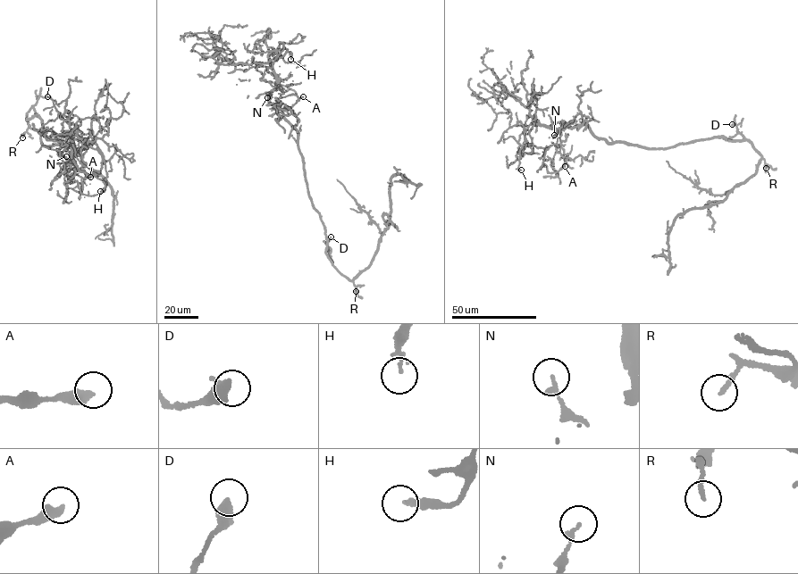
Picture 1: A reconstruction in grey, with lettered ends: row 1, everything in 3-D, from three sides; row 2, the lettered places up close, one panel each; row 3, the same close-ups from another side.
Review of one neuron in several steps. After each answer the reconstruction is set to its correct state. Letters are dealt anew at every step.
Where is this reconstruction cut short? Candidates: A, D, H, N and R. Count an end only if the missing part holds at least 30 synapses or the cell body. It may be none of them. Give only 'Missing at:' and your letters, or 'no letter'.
Missing at: no letter

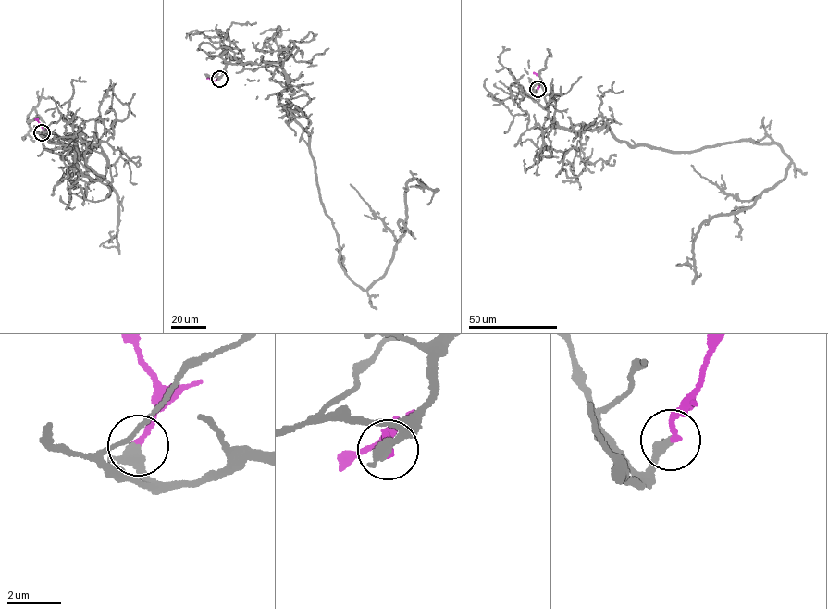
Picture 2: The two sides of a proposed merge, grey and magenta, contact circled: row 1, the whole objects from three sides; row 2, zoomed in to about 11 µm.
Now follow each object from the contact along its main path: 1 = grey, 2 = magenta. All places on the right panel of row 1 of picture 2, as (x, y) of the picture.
1: (537, 90), (576, 135), (780, 147), (784, 179), (701, 225), (700, 273)
2: (537, 90), (541, 80), (534, 72)

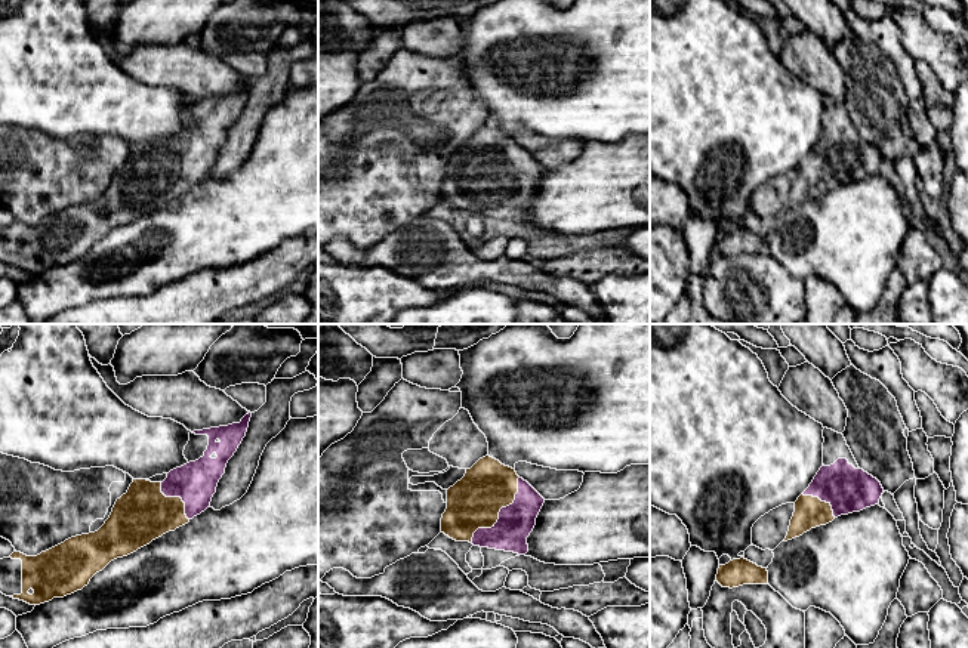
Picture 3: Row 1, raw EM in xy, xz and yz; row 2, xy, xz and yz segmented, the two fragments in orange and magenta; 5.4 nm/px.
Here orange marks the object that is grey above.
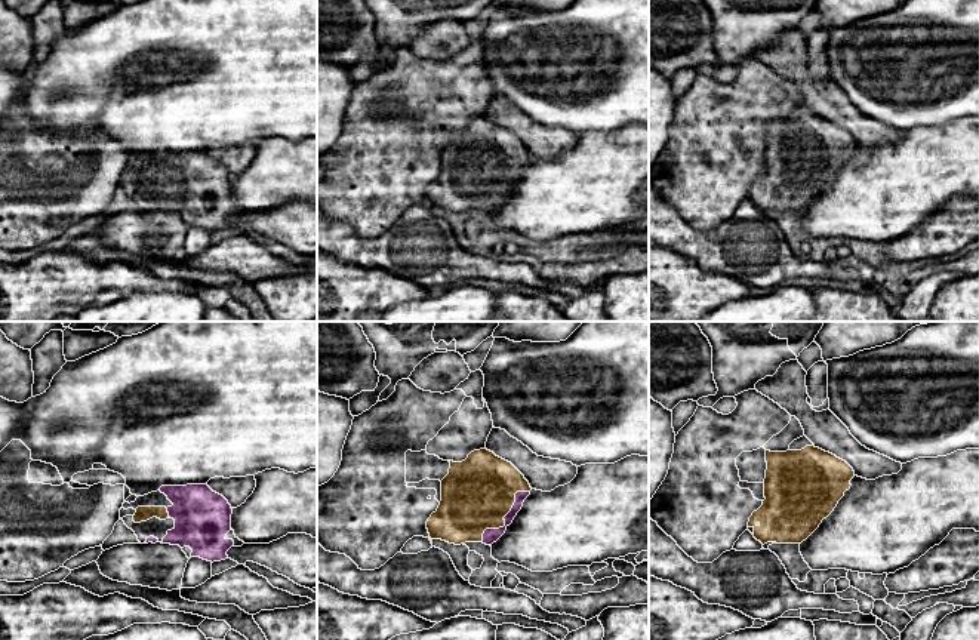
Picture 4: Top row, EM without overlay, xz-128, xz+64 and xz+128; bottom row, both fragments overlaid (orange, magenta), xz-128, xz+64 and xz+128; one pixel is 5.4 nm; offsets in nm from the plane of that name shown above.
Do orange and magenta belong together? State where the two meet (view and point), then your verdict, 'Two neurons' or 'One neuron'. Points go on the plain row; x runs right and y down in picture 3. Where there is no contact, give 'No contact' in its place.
Touches orange at xz (499, 179). One neuron

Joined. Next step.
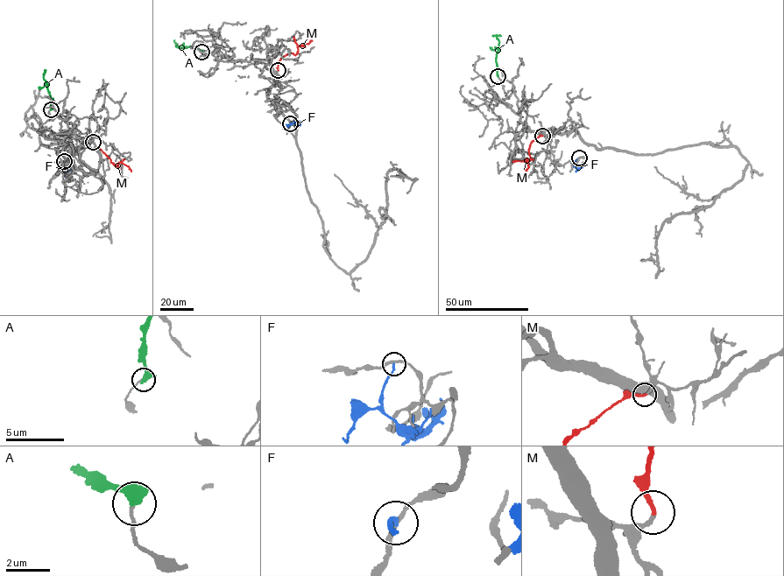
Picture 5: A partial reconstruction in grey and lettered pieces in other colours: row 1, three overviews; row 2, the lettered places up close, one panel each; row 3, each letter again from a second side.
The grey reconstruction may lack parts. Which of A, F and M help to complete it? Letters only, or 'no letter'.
M

